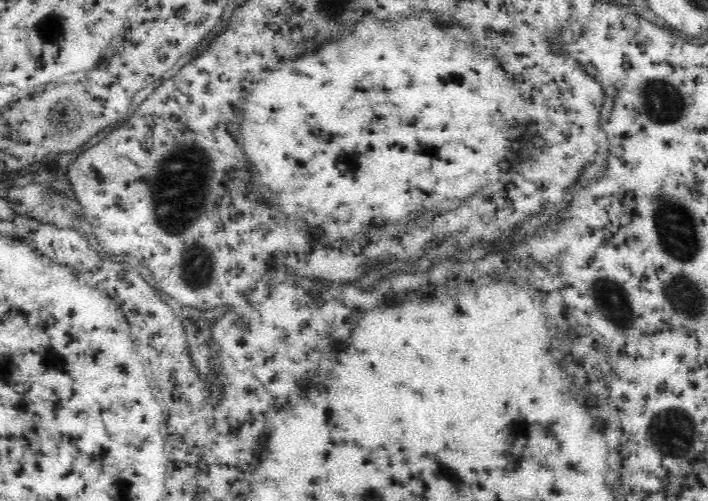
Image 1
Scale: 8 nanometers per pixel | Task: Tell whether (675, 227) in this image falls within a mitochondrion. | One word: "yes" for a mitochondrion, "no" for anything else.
yes

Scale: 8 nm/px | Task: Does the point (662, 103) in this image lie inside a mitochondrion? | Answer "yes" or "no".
yes

